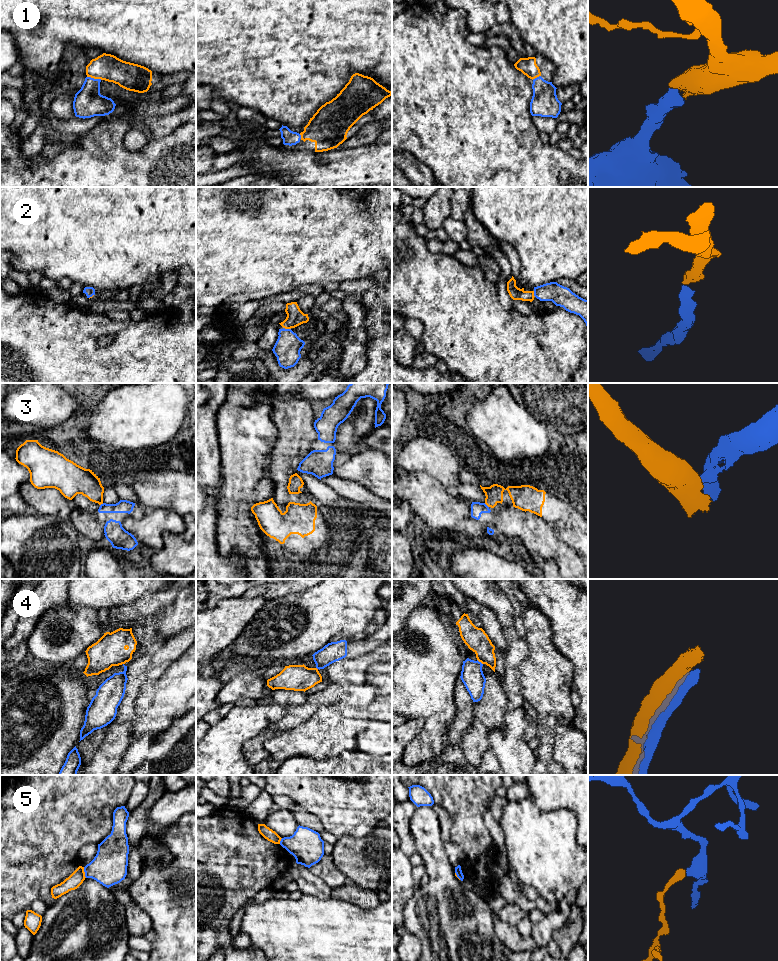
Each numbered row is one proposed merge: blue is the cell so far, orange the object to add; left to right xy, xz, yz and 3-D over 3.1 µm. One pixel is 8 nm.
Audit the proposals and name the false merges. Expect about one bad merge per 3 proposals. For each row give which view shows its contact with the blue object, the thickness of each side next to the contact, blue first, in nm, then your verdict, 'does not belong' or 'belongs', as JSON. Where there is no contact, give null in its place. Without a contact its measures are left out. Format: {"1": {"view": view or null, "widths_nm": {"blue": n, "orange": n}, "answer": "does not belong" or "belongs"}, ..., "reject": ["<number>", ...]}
{"1": {"view": "xy", "widths_nm": {"blue": 240, "orange": 220}, "answer": "belongs"}, "2": {"view": "xz", "widths_nm": {"blue": 220, "orange": 140}, "answer": "belongs"}, "3": {"view": "yz", "widths_nm": {"blue": 110, "orange": 140}, "answer": "does not belong"}, "4": {"view": "yz", "widths_nm": {"blue": 180, "orange": 180}, "answer": "does not belong"}, "5": {"view": "xy", "widths_nm": {"blue": 280, "orange": 110}, "answer": "does not belong"}, "reject": ["3", "4", "5"]}

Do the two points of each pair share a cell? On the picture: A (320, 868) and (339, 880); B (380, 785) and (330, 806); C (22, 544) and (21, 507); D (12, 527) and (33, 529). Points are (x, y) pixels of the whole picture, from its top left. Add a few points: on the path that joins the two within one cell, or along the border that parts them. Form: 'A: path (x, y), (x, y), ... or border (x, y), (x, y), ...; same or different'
A: path (325, 869), (334, 878); same
B: path (368, 796), (358, 806), (342, 806); same
C: border (10, 513), (24, 514); different
D: path (17, 529), (28, 529); same

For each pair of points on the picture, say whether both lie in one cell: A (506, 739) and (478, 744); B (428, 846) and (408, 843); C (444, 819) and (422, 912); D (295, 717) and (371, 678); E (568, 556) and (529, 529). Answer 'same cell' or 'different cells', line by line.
A: different cells
B: different cells
C: different cells
D: different cells
E: same cell

